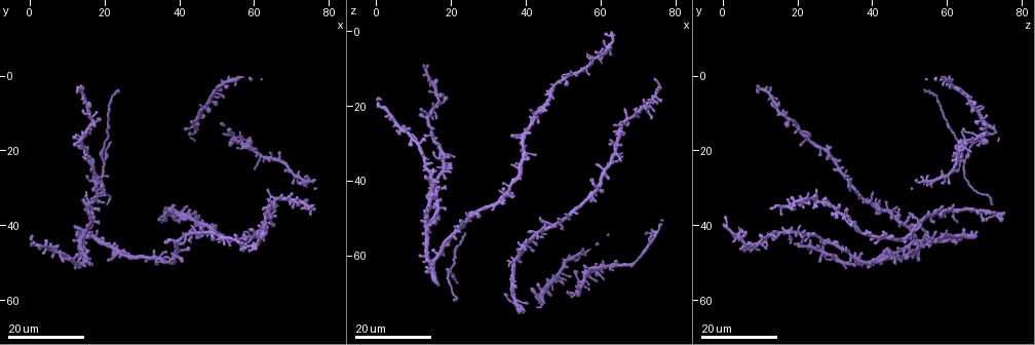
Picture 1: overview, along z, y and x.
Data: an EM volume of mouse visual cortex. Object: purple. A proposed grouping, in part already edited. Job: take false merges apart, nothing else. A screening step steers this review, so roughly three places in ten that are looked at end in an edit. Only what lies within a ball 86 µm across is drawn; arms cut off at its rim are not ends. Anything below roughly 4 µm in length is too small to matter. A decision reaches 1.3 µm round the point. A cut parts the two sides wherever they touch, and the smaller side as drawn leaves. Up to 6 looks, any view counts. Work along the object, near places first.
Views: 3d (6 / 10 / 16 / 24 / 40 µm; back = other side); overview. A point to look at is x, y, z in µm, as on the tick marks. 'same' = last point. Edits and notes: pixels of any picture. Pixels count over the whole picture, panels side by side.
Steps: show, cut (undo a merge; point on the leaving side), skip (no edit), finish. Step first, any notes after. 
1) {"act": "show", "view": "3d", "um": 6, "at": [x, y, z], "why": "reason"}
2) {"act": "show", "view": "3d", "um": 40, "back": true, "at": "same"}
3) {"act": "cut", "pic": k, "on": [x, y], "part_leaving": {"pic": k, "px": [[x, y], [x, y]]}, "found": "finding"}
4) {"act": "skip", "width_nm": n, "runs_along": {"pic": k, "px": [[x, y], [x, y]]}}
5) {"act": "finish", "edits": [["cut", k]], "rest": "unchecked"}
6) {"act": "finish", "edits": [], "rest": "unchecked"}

{"act": "show", "view": "3d", "um": 24, "at": [59.0, 43.0, 42.0], "why": "looks like a crossing"}

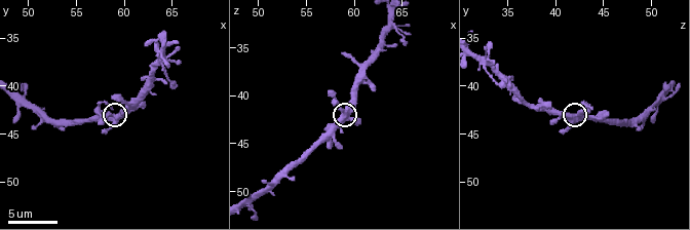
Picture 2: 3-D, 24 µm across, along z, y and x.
{"act": "show", "view": "3d", "um": 6, "at": [59.6, 43.0, 42.0]}

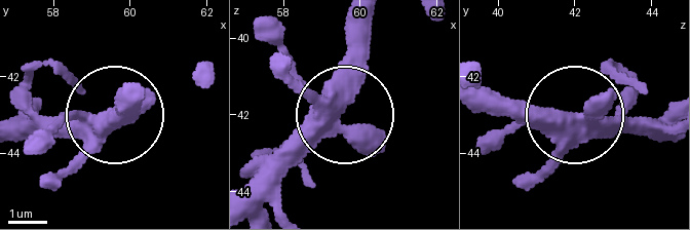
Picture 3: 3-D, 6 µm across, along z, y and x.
{"act": "show", "view": "3d", "um": 6, "back": true, "at": [59.40, 43.10, 41.90]}

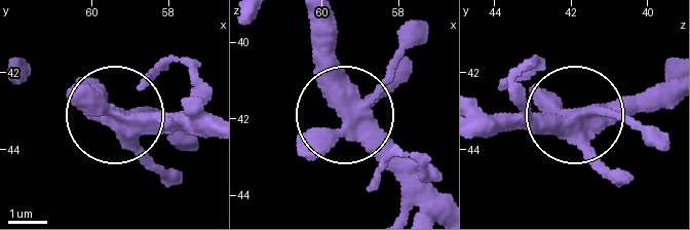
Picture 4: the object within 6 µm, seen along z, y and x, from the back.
{"act": "skip", "arms": 4, "runs_along": {"pic": 4, "px": [[483, 136], [669, 106]]}, "found": "all the same neuron"}

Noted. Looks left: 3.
{"act": "show", "view": "3d", "um": 16, "at": [64.0, 38.0, 32.6], "why": "looks like a crossing"}

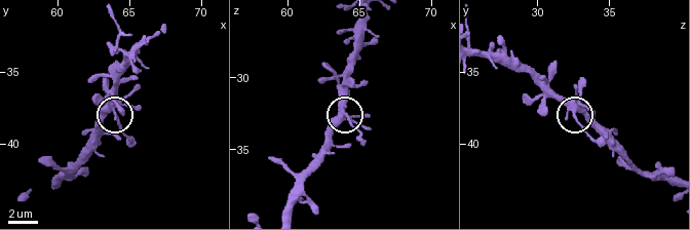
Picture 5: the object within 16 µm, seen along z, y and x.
{"act": "skip", "width_nm": 290, "runs_along": {"pic": 5, "px": [[673, 181], [640, 169], [577, 112], [580, 125], [598, 143]]}, "found": "one neuron here"}

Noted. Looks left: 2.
{"act": "show", "view": "3d", "um": 16, "at": [19.5, 23.0, 64.5], "why": "a fork"}

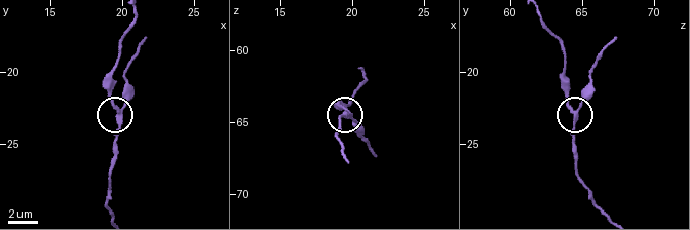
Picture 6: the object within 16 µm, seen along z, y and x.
{"act": "show", "view": "3d", "um": 6, "at": [20.0, 22.8, 64.6]}

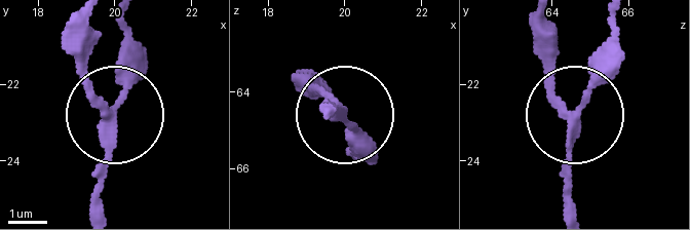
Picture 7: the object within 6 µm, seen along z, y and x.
{"act": "cut", "pic": 7, "on": [120, 63], "arms": 3, "part_leaving": {"pic": 7, "px": [[109, 115], [128, 21]]}, "found": "a second neuron is stuck on"}

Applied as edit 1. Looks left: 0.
{"act": "finish", "edits": [["cut", 7]], "rest": "unchecked"}

